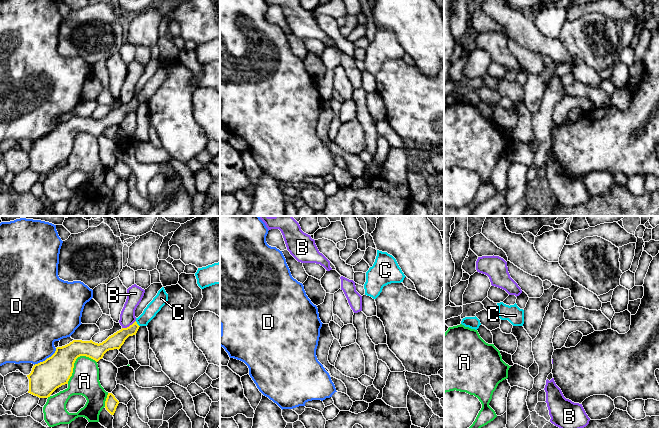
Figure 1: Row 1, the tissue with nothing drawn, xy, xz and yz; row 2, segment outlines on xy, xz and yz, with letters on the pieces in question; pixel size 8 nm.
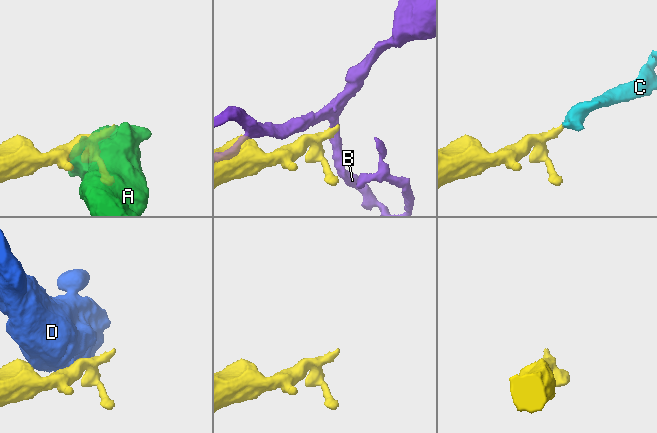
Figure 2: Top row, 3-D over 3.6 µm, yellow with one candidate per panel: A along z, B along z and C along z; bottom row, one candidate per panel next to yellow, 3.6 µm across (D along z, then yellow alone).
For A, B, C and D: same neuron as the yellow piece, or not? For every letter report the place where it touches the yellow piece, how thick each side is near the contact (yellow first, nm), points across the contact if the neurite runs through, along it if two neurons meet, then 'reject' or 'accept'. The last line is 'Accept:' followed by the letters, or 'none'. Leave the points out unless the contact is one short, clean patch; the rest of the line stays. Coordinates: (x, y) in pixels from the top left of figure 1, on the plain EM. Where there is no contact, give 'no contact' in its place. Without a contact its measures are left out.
A: contact xy (75, 136); calibres 240 and 220 nm; reject
B: contact xy (129, 102); calibres 120 and 130 nm; reject
C: contact xy (137, 100); calibres 120 and 100 nm; way xy (115, 117), (137, 100), (158, 78); accept
D: contact xy (47, 134); calibres 260 and 440 nm; reject
Accept: C

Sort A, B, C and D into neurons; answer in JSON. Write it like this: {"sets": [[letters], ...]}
{"sets": [["A"], ["B"], ["C"], ["D"]]}

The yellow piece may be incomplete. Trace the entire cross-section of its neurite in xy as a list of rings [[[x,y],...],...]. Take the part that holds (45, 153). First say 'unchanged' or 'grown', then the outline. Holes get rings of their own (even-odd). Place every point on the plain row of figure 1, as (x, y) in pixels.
grown; [[[162,63],[132,101],[122,104],[102,119],[98,120],[92,116],[73,116],[65,122],[57,123],[51,133],[35,140],[31,149],[27,151],[28,169],[39,174],[50,173],[57,164],[68,160],[78,133],[86,132],[98,138],[107,127],[119,126],[129,112],[136,111],[140,102],[148,101],[167,77],[168,70]]]

